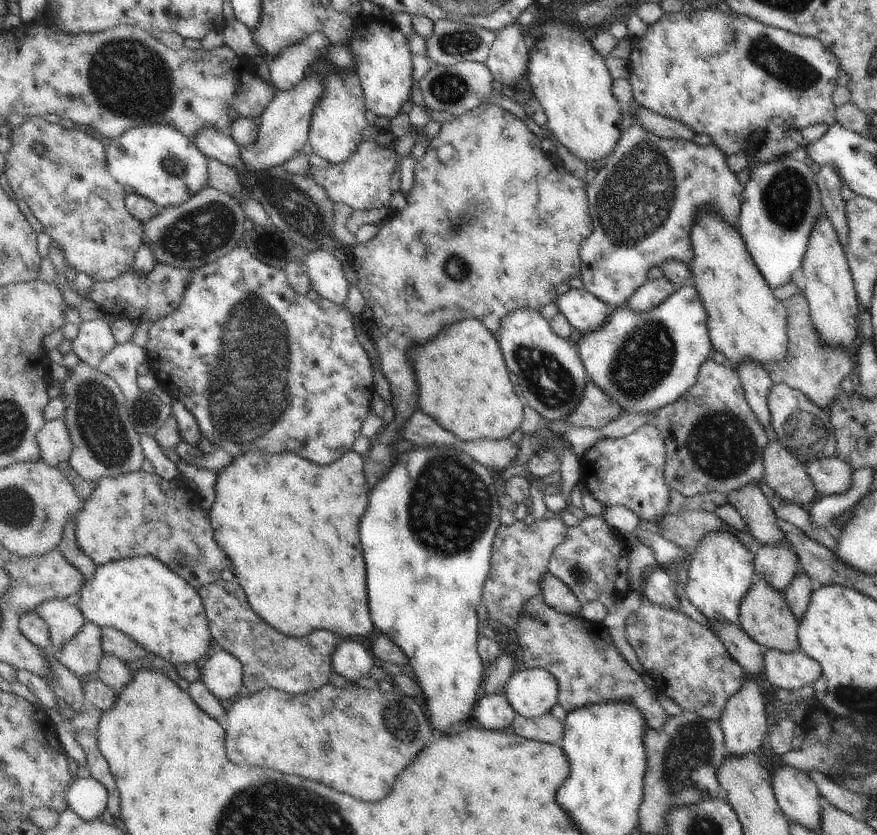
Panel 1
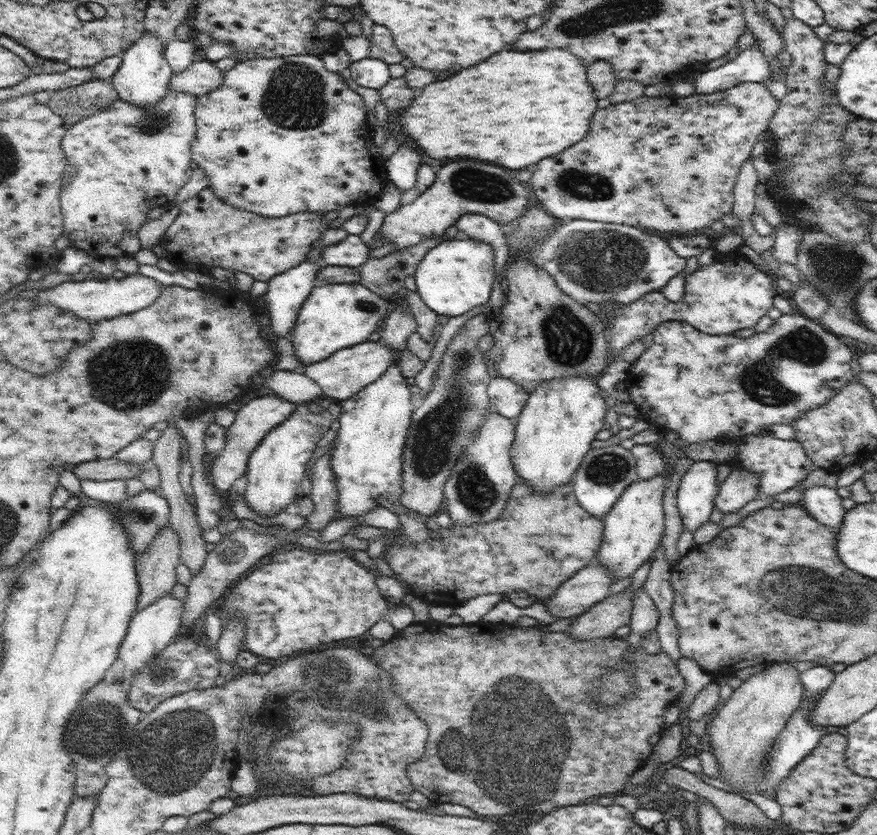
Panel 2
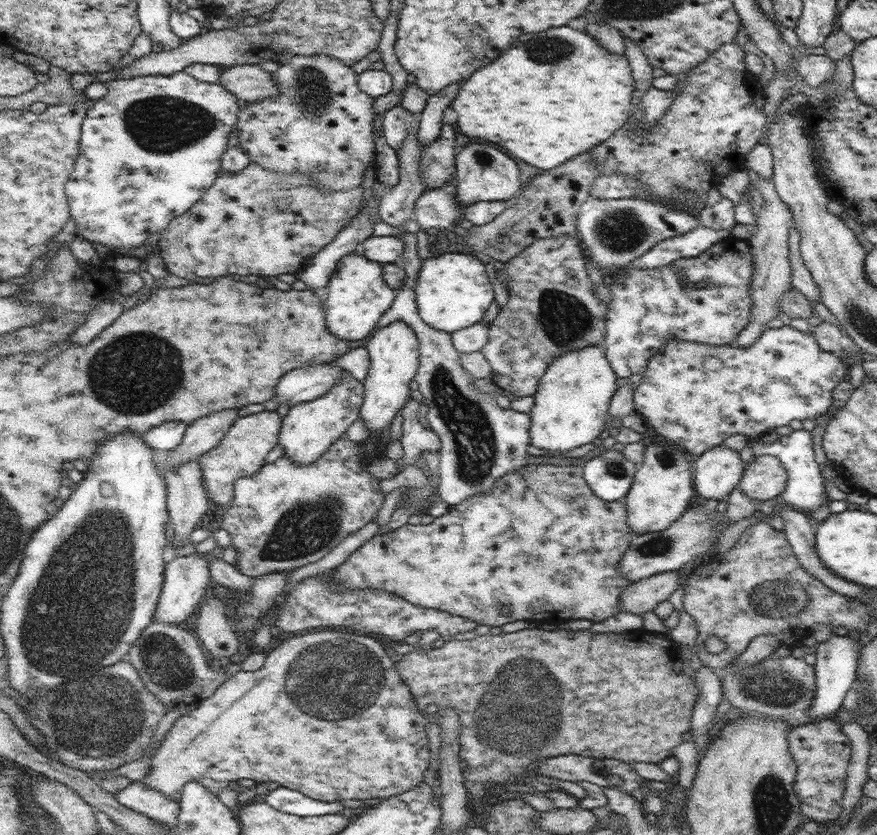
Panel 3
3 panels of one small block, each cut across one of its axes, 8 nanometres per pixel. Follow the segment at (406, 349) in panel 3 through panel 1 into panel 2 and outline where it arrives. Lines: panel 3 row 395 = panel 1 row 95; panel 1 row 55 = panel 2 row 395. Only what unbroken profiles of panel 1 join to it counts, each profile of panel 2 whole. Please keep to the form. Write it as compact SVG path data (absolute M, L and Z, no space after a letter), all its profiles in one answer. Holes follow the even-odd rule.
M392 362L381 378L360 389L349 400L342 401L342 411L339 416L340 428L336 434L338 437L335 438L335 443L329 451L332 454L330 464L336 478L336 488L338 488L338 519L362 518L374 508L381 506L380 498L386 498L391 503L400 502L402 498L402 492L404 492L402 452L414 410L410 398L412 394L401 371L397 362Z

